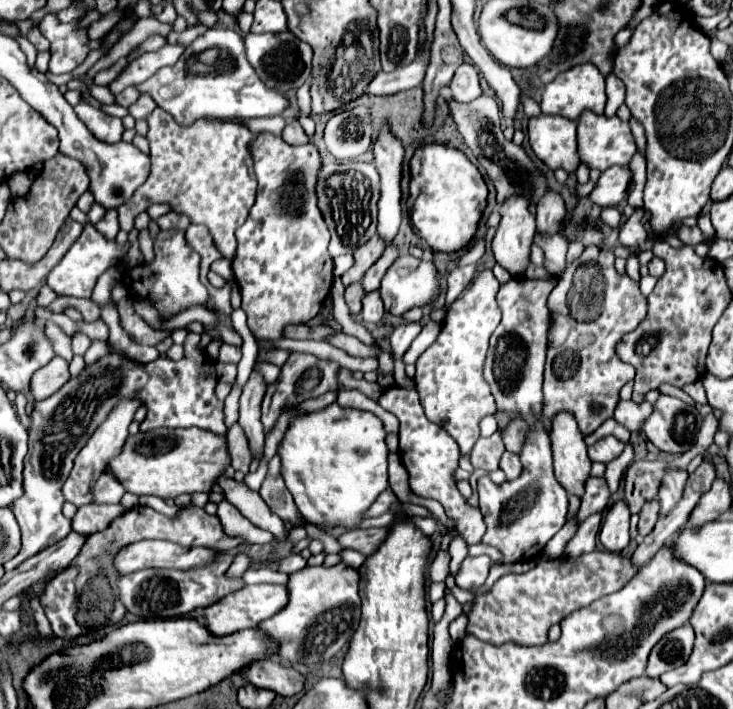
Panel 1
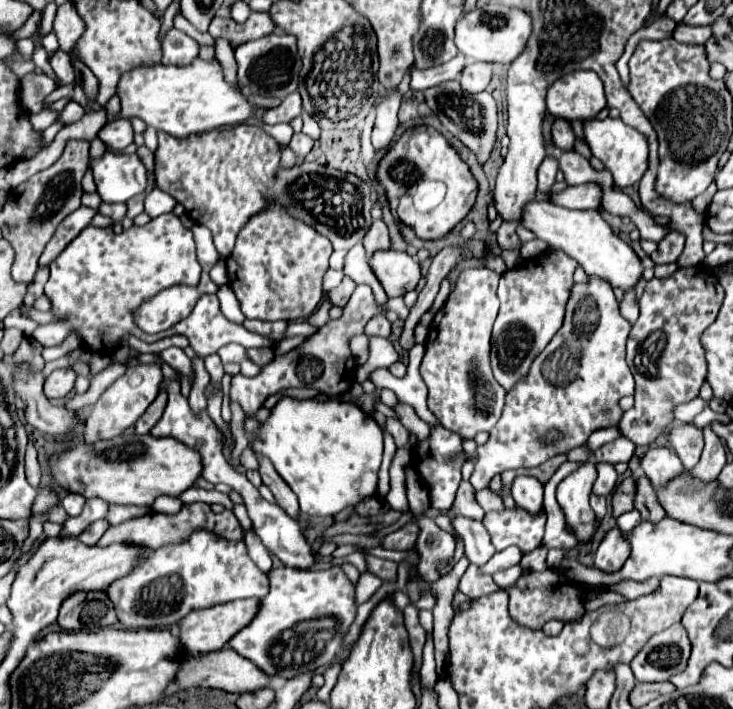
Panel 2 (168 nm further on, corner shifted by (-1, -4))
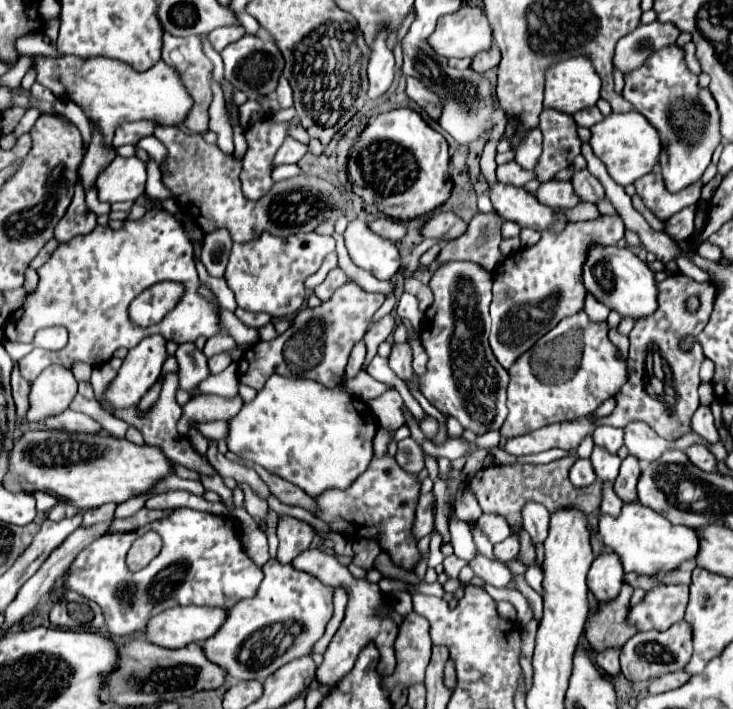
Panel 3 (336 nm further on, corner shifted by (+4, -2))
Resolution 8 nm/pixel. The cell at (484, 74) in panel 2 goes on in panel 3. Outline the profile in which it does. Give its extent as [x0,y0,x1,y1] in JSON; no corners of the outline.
[471,46,501,74]

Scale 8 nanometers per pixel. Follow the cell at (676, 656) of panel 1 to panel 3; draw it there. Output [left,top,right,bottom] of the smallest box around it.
[621,620,691,680]

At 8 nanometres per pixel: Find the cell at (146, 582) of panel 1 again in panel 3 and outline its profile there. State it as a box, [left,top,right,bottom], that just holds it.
[65,508,261,636]

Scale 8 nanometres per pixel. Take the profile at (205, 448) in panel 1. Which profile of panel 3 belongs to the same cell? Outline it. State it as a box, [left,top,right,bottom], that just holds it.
[5,430,173,510]

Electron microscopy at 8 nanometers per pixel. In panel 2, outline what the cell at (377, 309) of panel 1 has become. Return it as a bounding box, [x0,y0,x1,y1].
[366,316,390,338]

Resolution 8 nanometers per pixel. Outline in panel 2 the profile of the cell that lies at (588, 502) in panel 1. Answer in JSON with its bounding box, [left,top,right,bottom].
[594,462,618,496]

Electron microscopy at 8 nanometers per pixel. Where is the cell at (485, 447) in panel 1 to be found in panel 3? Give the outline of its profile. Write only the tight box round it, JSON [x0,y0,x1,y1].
[501,310,627,440]

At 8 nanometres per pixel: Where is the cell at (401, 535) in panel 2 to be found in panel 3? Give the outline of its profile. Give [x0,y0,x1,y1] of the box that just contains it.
[413,492,433,540]

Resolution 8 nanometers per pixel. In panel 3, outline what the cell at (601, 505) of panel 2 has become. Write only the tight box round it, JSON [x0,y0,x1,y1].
[569,460,597,488]

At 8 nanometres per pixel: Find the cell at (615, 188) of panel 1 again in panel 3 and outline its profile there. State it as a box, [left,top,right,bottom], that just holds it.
[537,180,581,210]

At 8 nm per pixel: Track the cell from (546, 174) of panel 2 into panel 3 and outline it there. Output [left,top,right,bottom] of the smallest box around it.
[515,128,543,170]

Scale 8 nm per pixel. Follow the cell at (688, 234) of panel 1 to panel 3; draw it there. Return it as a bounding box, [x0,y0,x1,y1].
[571,168,607,204]

